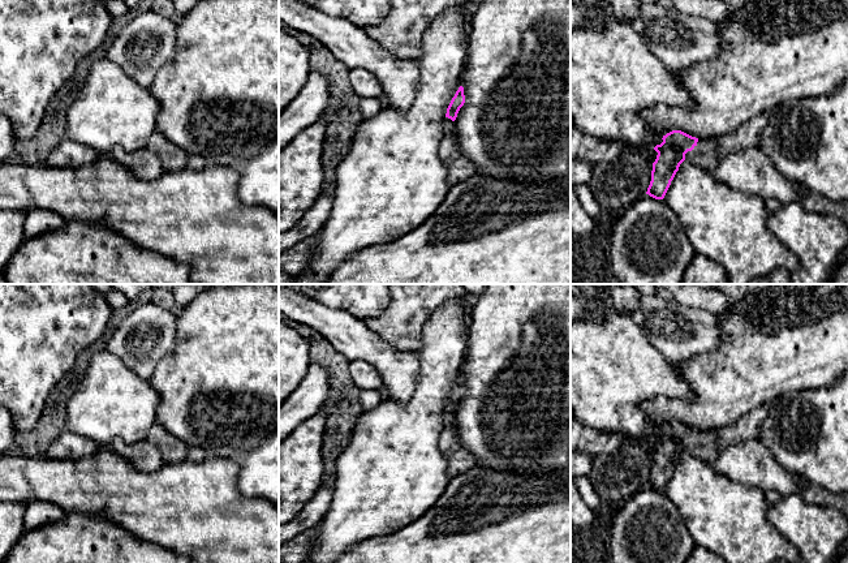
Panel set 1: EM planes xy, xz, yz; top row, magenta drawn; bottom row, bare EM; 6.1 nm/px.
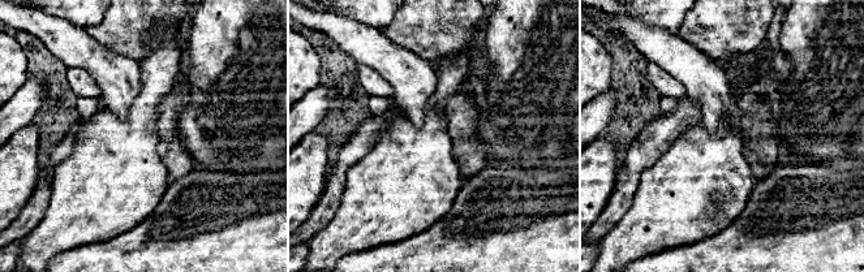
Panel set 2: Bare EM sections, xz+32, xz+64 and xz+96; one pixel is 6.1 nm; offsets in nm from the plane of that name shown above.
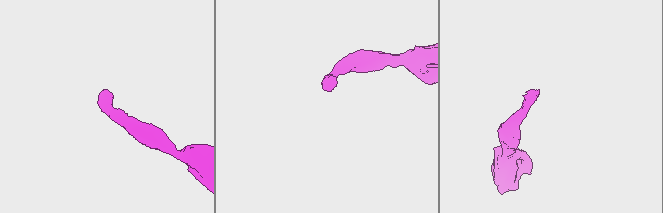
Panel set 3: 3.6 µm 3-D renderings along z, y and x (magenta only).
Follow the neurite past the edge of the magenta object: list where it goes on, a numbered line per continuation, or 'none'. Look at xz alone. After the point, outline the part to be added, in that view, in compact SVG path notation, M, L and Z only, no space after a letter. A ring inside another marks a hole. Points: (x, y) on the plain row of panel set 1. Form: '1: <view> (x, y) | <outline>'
1: xz (459, 460) | M445 409L443 414L444 429L440 435L439 447L447 461L449 478L462 474L477 465L475 457L462 447L459 440L453 413Z

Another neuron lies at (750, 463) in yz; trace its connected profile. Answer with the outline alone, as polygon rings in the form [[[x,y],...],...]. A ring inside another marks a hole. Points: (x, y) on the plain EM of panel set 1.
[[[759,439],[739,442],[724,448],[710,467],[722,476],[782,497],[799,494],[804,484],[783,468]]]

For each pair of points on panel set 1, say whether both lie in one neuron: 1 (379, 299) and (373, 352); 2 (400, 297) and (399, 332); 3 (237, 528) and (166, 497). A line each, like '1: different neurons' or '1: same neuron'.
1: different neurons
2: same neuron
3: same neuron

